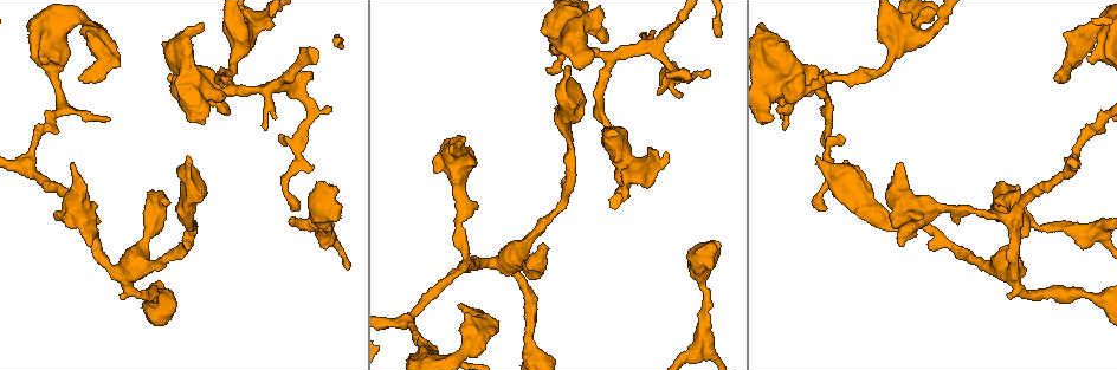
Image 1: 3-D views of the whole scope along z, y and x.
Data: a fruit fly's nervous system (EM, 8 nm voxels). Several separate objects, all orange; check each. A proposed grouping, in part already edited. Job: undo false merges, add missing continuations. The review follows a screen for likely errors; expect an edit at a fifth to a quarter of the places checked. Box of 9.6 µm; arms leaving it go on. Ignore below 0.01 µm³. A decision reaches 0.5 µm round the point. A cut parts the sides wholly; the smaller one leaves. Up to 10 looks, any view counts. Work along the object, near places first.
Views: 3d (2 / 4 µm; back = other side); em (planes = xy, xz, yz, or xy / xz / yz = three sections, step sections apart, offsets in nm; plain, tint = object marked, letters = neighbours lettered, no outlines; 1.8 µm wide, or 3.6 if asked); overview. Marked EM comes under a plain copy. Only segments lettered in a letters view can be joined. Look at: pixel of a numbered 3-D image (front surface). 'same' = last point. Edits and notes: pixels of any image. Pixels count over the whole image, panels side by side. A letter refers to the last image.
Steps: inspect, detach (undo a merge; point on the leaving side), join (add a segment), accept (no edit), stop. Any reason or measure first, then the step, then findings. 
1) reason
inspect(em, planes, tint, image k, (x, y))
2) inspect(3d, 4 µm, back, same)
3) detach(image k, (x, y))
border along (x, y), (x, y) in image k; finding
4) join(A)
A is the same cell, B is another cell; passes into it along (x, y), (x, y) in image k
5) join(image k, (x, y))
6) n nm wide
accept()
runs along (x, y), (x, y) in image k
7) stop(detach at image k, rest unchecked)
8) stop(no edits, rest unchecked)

tapers out
inspect(3d, 4 µm, image 1, (281, 138))

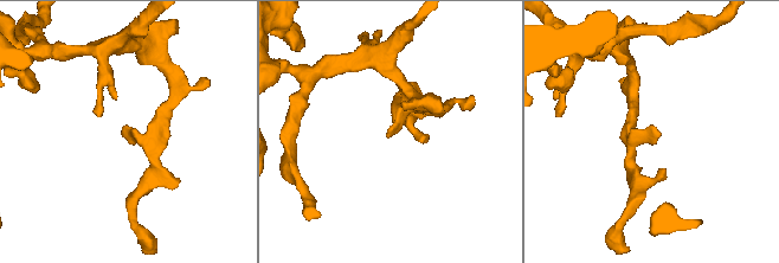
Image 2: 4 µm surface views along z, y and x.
inspect(em, xz, step 16, tint, image 2, (386, 135))

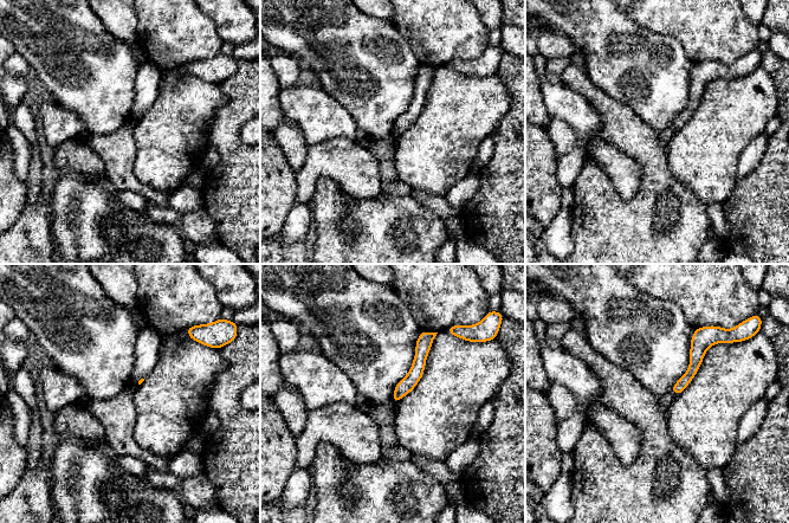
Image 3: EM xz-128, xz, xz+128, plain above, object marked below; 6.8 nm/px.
inspect(em, planes, letters, same)

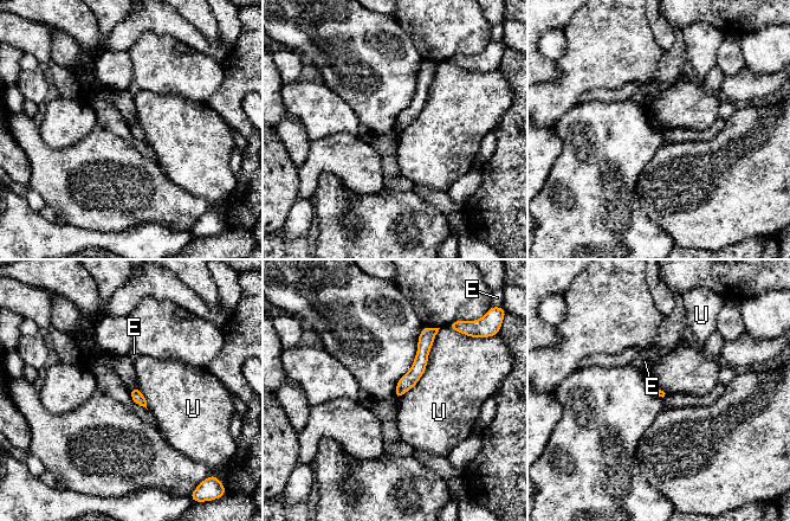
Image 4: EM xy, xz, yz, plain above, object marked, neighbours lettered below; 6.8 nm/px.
U touches over 550 nm
accept()
E and U are other cells; runs along (432, 332), (418, 370), (397, 393) in image 4; no lettered segment goes on from it

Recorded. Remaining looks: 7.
thick end
inspect(3d, 2 µm, image 1, (471, 148))

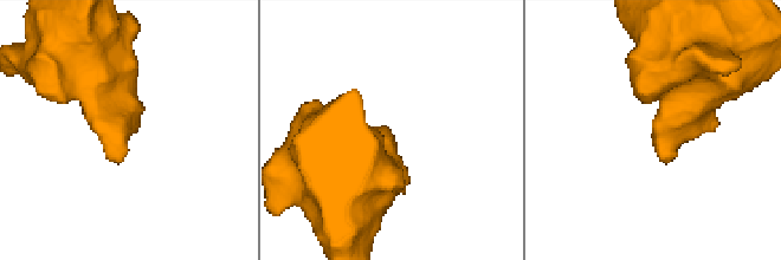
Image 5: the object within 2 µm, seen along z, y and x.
shape alone is not enough
inspect(em, 3.6 µm, planes, letters, image 5, (662, 160))

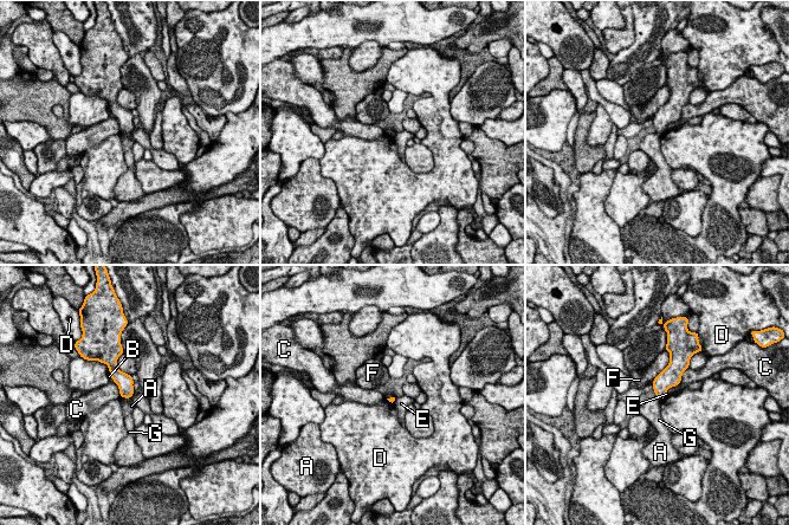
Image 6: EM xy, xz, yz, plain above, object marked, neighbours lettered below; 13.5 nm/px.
C touches over 440 nm
accept()
A, B, C, D, E, F and G are other cells; border along (121, 396), (128, 399) in image 6; no lettered segment goes on from it

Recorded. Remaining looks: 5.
an open end
inspect(3d, 4 µm, image 1, (900, 163))

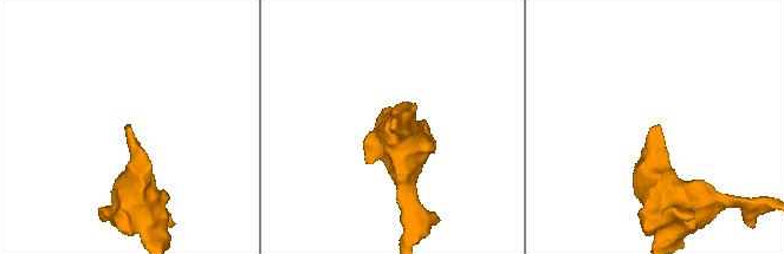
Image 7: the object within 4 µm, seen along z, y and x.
inspect(em, planes, letters, image 7, (125, 127))

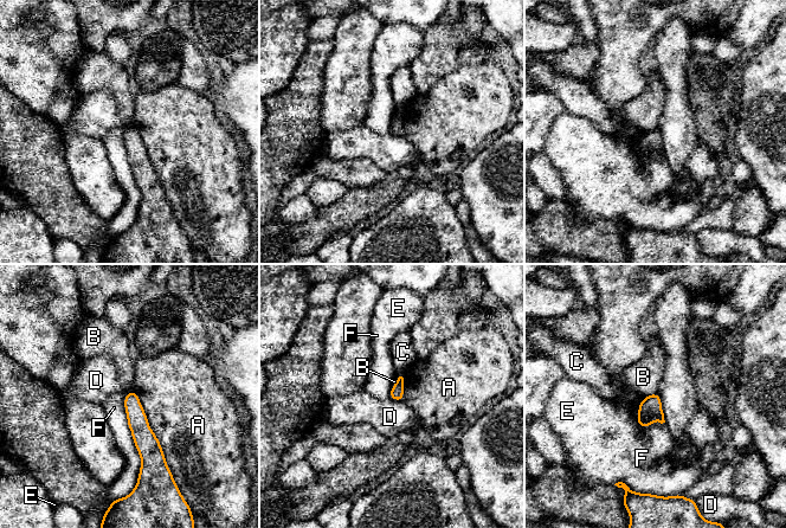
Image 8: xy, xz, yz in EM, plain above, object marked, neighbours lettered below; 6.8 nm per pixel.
accept()
A, B, C, D, E and F are other cells; runs along (131, 394), (145, 439), (145, 465) in image 8; no lettered segment goes on from it

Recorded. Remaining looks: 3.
three-way junction
inspect(em, xz, step 16, tint, image 1, (326, 235))

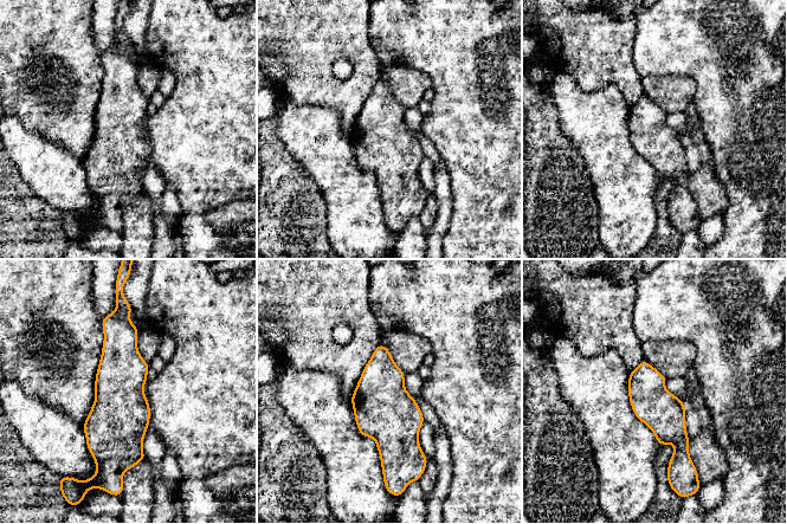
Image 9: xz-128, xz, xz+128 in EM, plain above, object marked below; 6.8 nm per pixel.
see the neighbours
inspect(em, xz, step 16, letters, same)

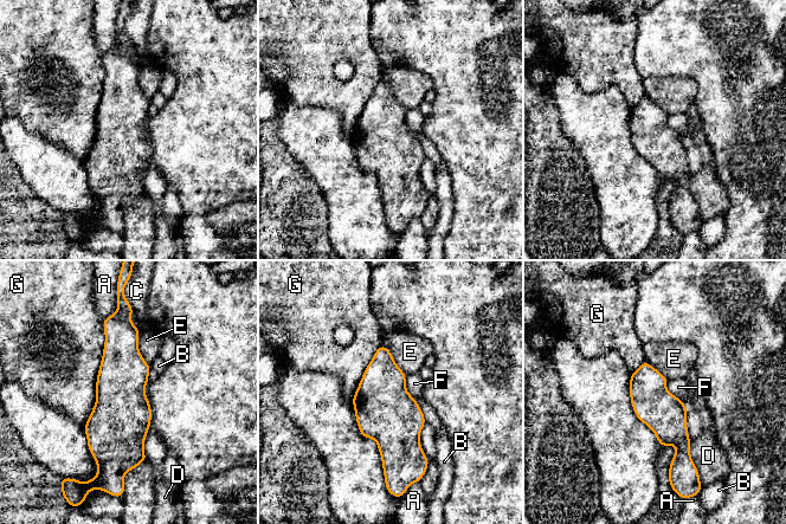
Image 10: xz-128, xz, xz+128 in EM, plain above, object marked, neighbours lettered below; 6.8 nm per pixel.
accept()
A, B, C, D, E, F and G are other cells; border along (406, 375), (405, 388), (426, 421) in image 10; all the same cell

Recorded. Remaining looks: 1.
stop(no edits, rest unchecked)

